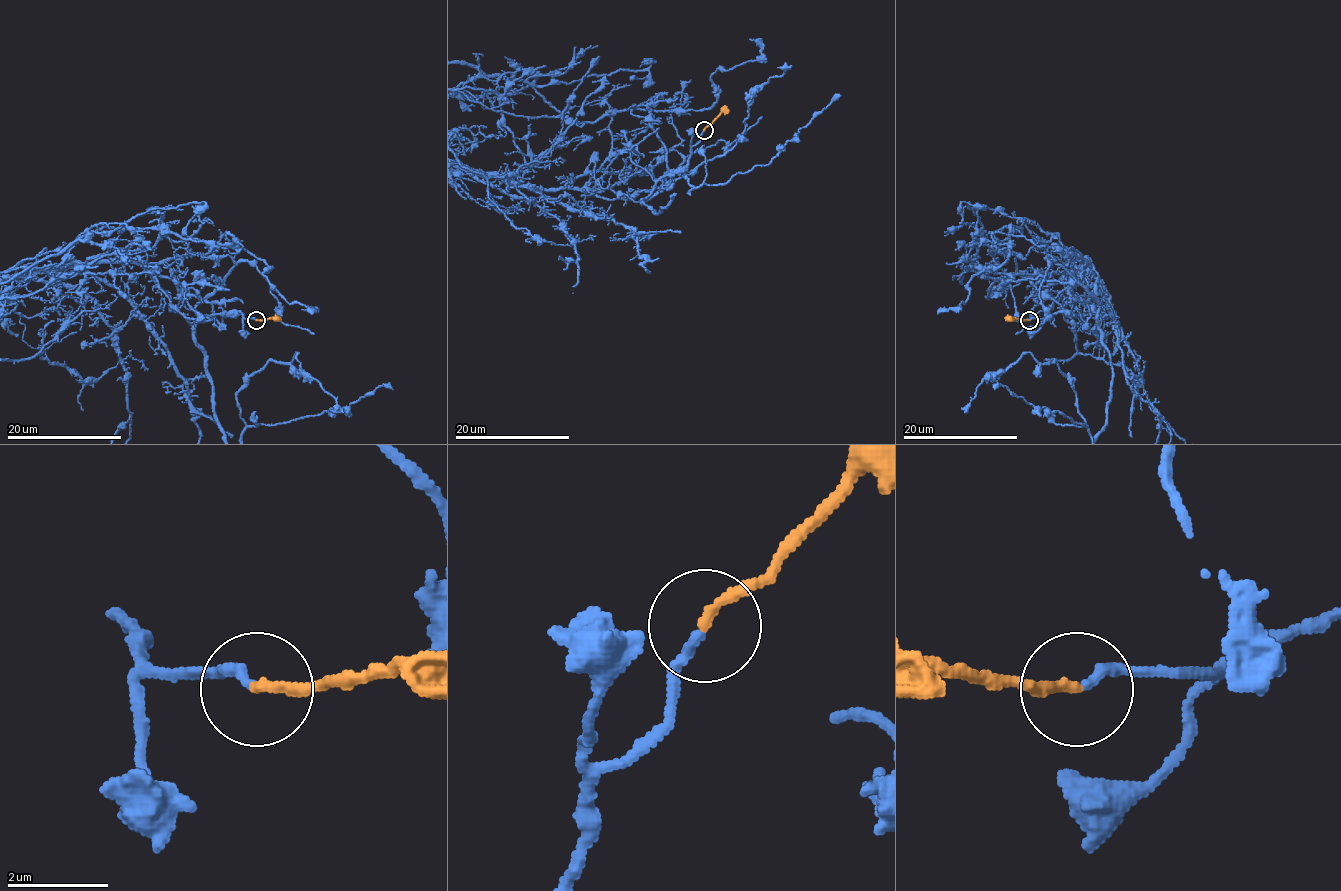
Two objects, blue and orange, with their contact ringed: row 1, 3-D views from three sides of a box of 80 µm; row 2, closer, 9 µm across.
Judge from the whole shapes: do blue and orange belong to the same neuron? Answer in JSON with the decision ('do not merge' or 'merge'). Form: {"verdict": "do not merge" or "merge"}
{"verdict": "merge"}

